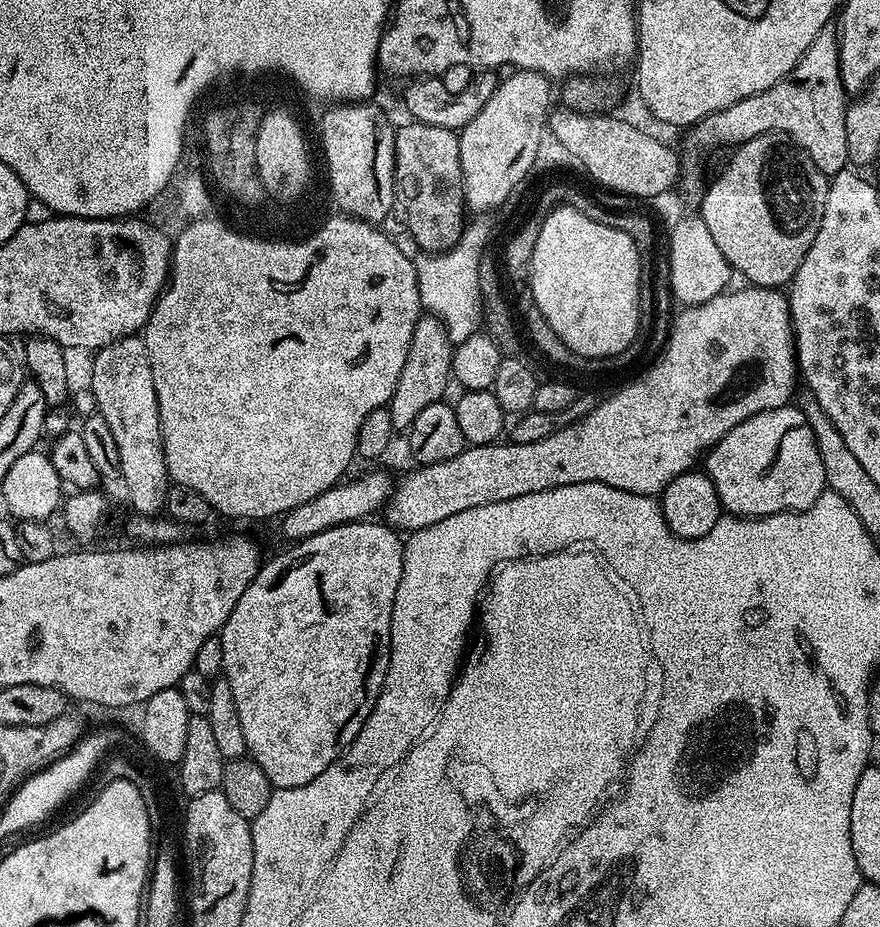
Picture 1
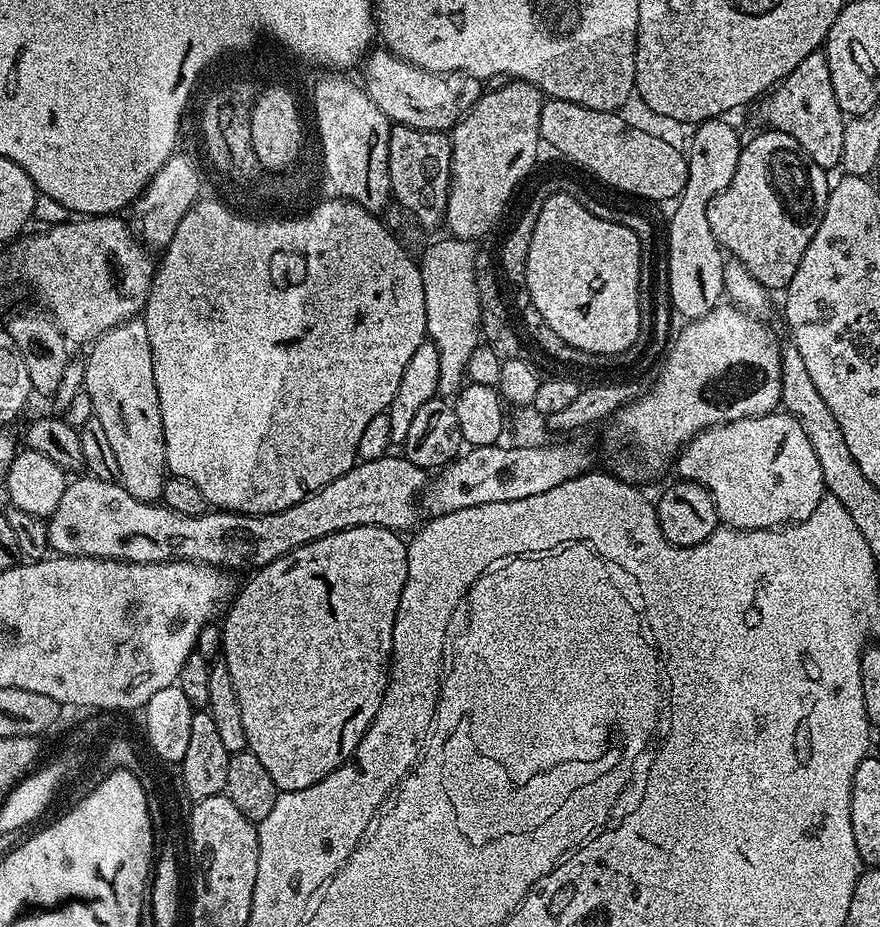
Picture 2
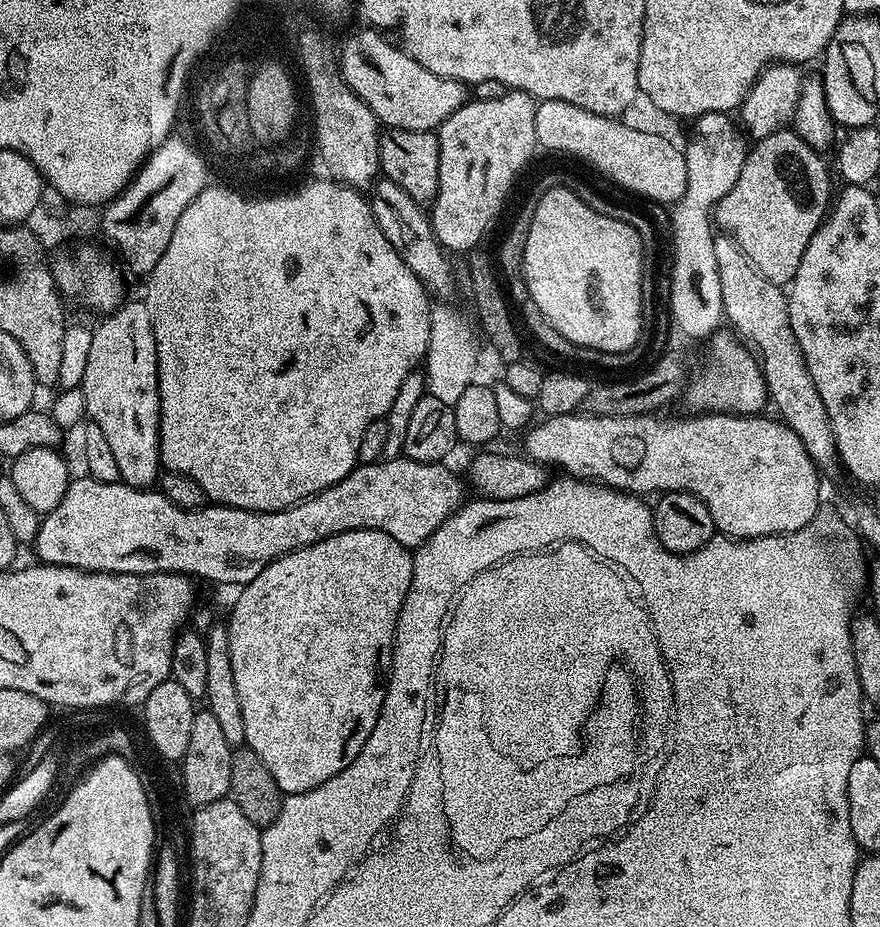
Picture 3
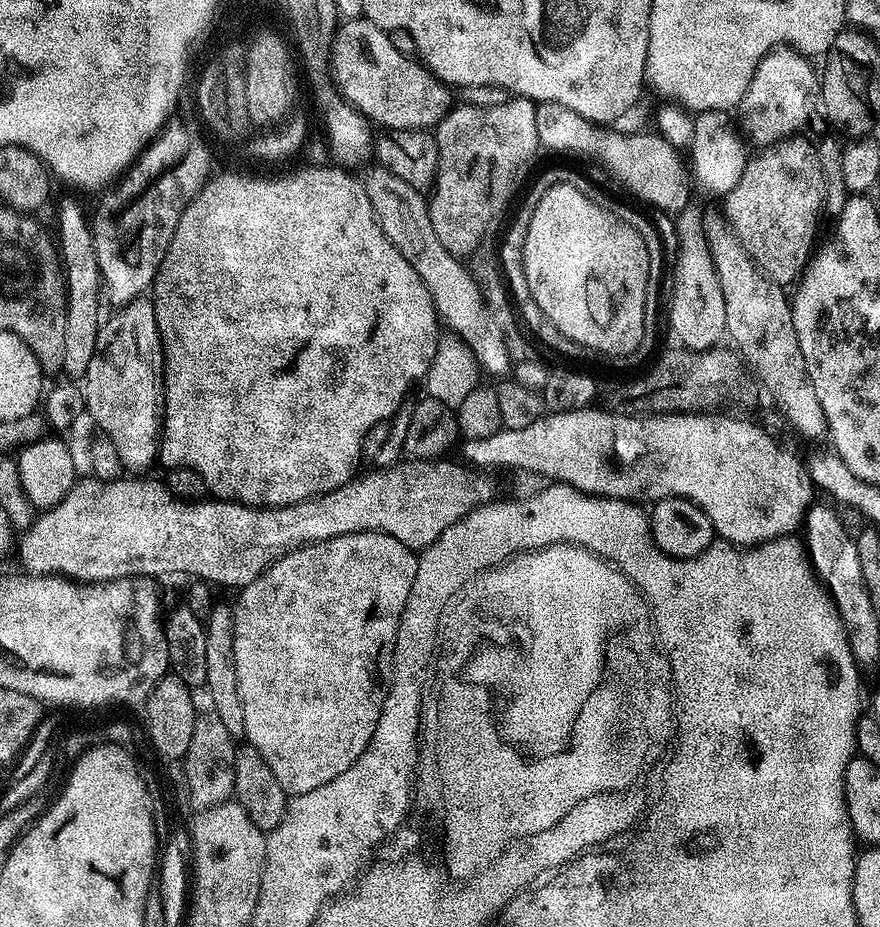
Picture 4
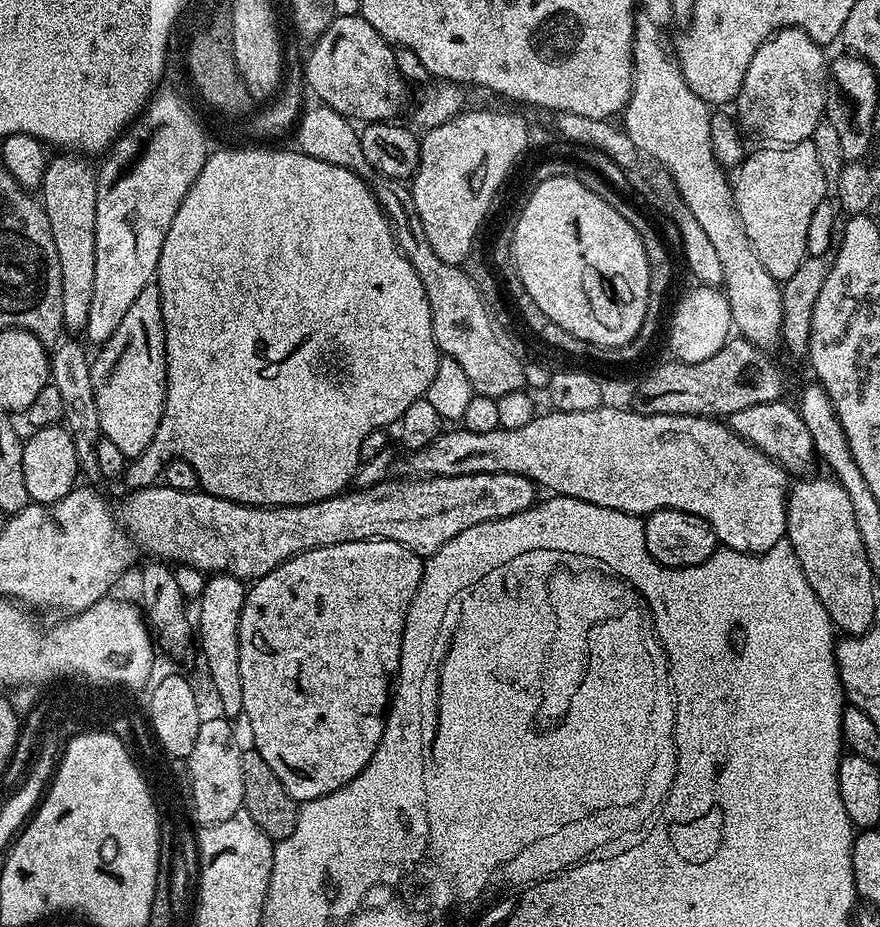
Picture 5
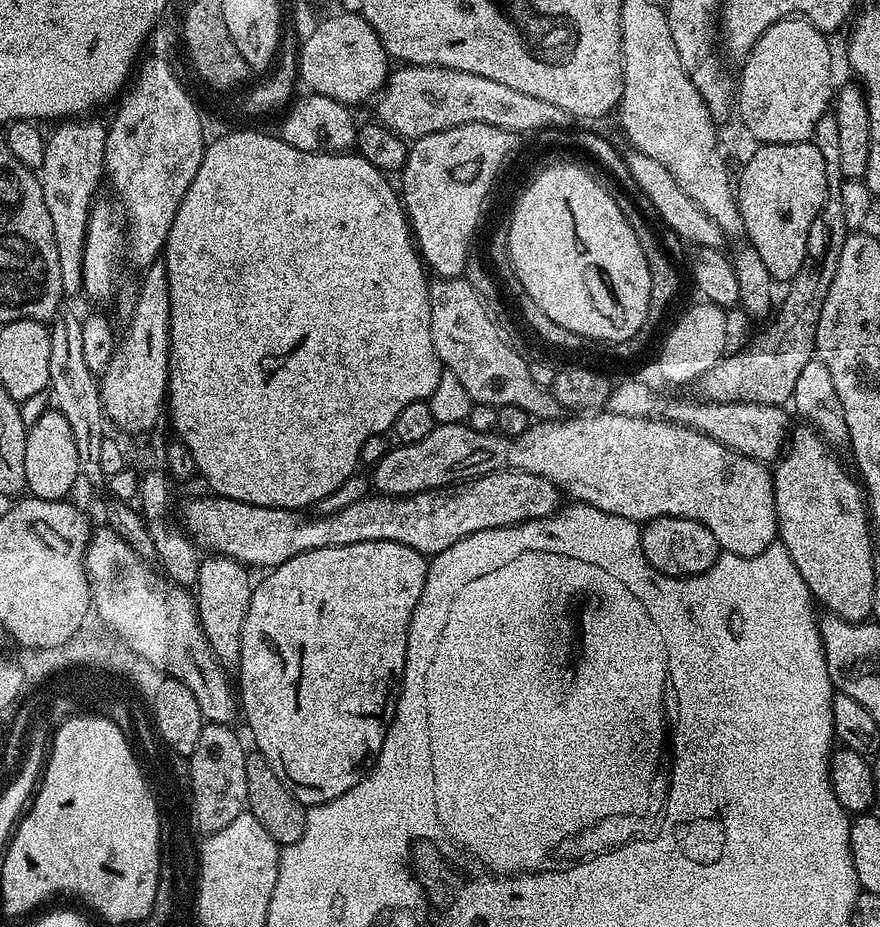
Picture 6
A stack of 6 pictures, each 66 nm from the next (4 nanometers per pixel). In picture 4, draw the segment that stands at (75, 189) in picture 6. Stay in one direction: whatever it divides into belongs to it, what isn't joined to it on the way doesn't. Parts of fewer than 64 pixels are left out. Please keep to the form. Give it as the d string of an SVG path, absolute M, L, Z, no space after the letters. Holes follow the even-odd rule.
M72 196L66 197L56 208L56 232L60 262L64 273L64 286L68 297L66 302L66 358L62 372L63 375L68 375L65 376L68 378L82 378L90 366L90 358L94 358L94 350L100 333L102 283L89 213L84 213L83 206Z

